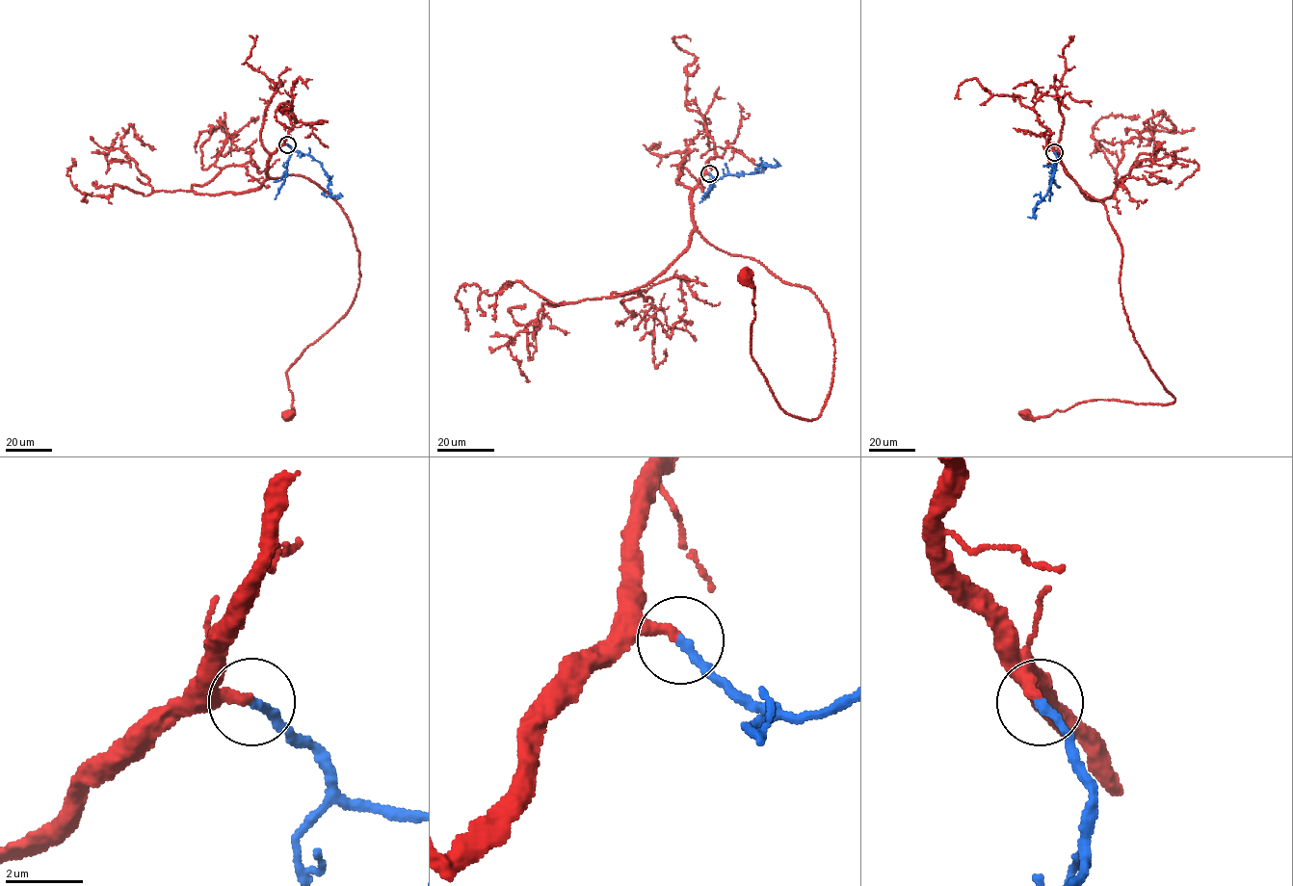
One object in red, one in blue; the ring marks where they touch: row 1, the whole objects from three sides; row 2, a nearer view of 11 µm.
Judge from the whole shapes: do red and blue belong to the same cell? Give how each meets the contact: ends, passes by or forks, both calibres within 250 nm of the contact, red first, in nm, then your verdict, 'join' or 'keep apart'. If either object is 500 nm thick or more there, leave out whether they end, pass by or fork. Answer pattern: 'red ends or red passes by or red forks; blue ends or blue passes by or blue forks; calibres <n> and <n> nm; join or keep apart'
red ends; blue ends; calibres 280 and 240 nm; join

